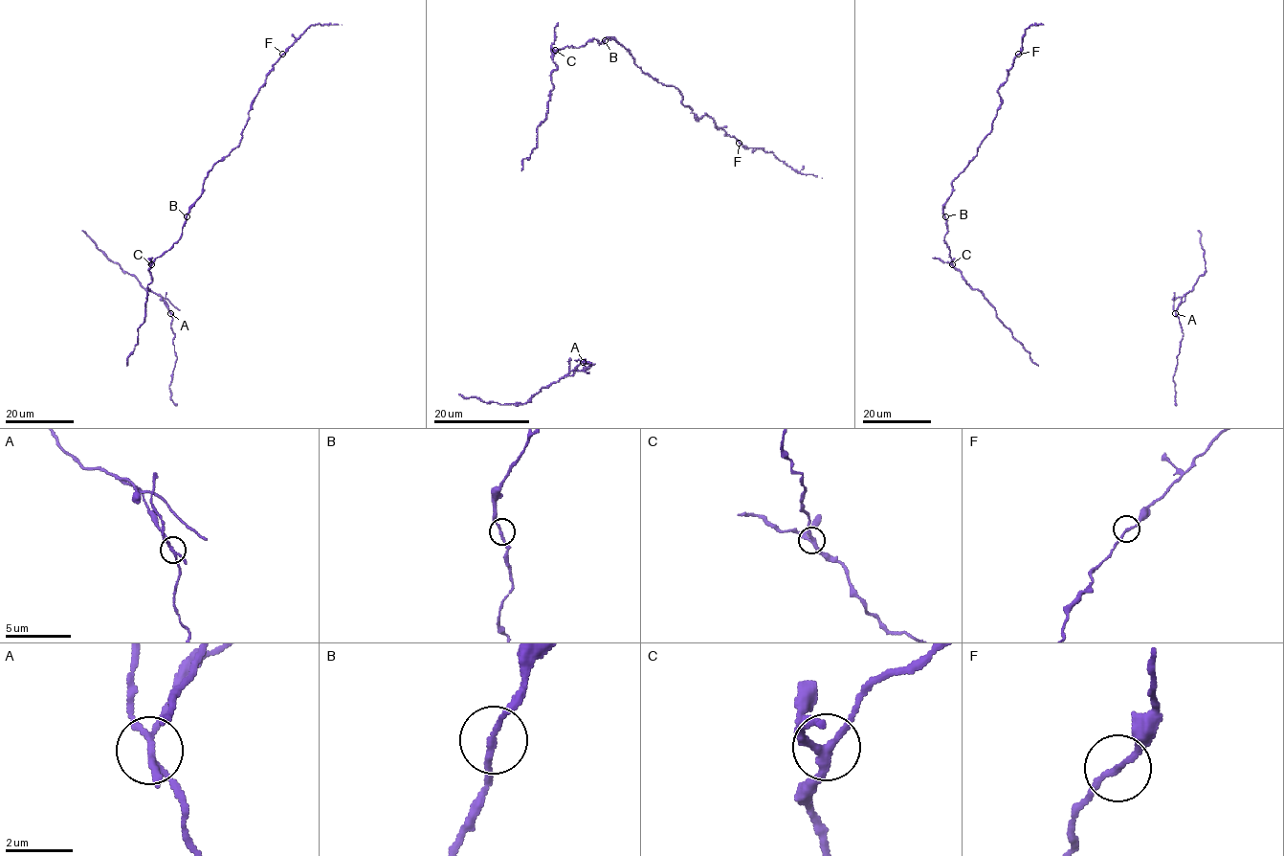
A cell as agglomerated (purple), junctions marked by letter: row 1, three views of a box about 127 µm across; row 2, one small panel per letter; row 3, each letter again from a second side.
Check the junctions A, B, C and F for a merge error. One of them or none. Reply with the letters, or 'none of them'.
A

